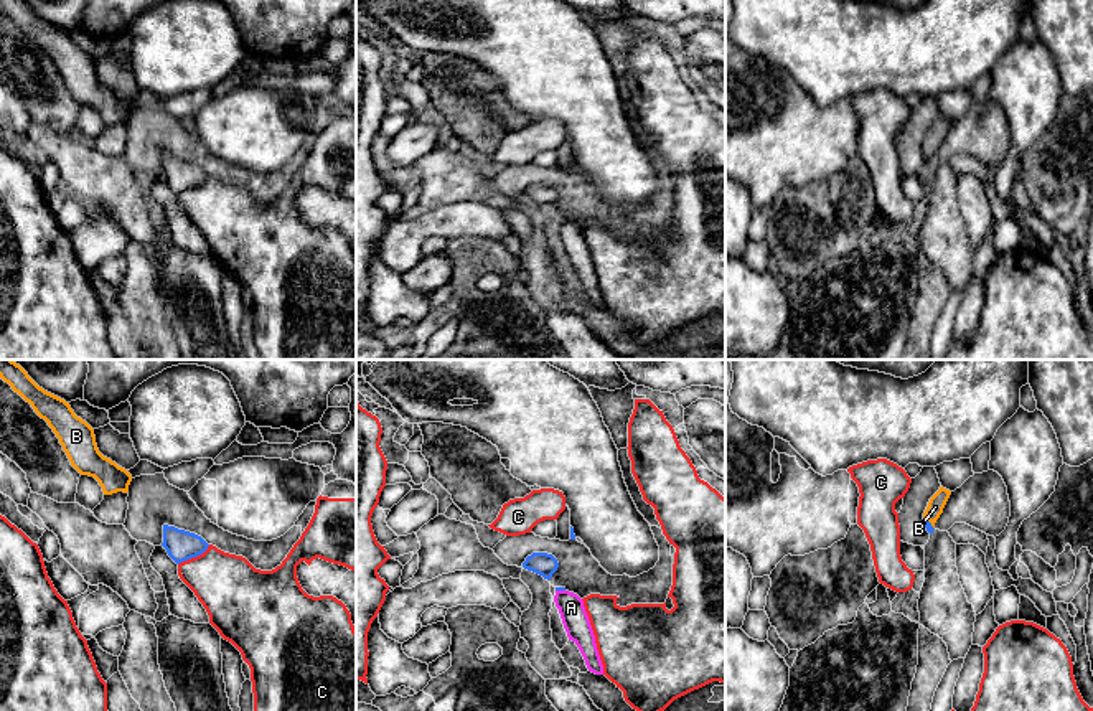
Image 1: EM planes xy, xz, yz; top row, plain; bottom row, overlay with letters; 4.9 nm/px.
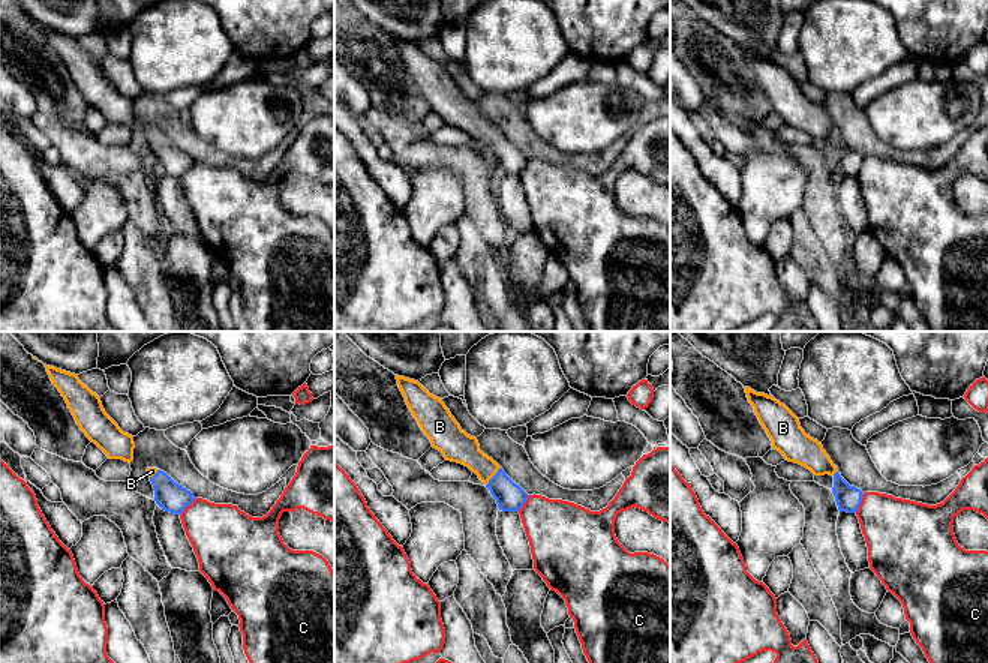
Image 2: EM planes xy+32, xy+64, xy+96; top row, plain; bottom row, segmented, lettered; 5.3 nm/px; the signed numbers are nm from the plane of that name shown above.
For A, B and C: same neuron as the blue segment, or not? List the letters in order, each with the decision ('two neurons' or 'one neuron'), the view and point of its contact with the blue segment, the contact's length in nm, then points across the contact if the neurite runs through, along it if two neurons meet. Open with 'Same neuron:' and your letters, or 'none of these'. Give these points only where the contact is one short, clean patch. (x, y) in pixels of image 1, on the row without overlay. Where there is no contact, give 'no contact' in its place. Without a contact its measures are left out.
Same neuron: B
A: two neurons; meets blue in xz at (561, 220); contact 50 nm long; border along xz (556, 220), (564, 221)
B: one neuron; meets blue in yz at (930, 154); contact 80 nm long; runs through yz (927, 154), (930, 154), (935, 137)
C: two neurons; meets blue in xy at (193, 187); contact 190 nm long

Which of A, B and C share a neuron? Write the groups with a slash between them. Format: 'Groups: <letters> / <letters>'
Groups: A / B / C

